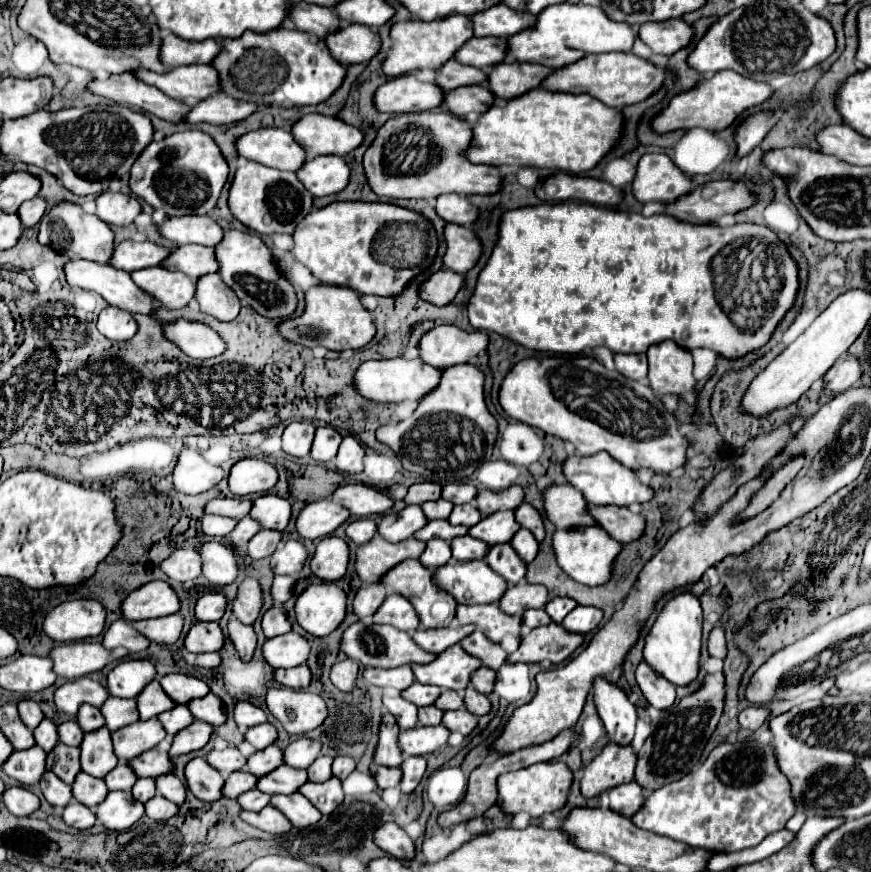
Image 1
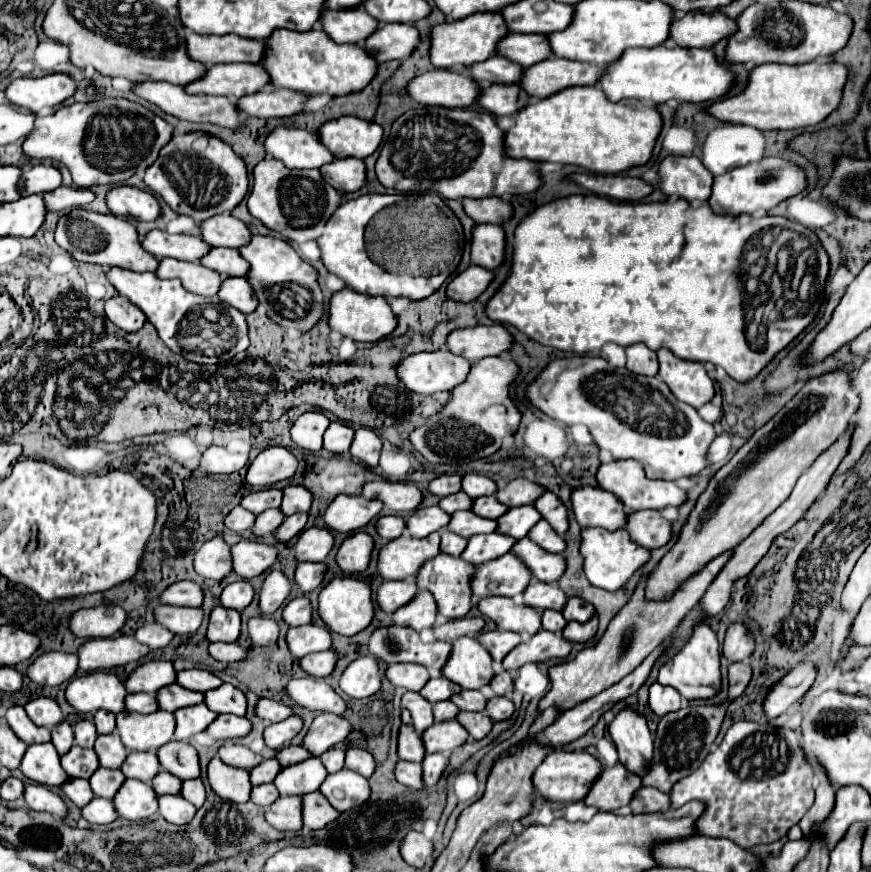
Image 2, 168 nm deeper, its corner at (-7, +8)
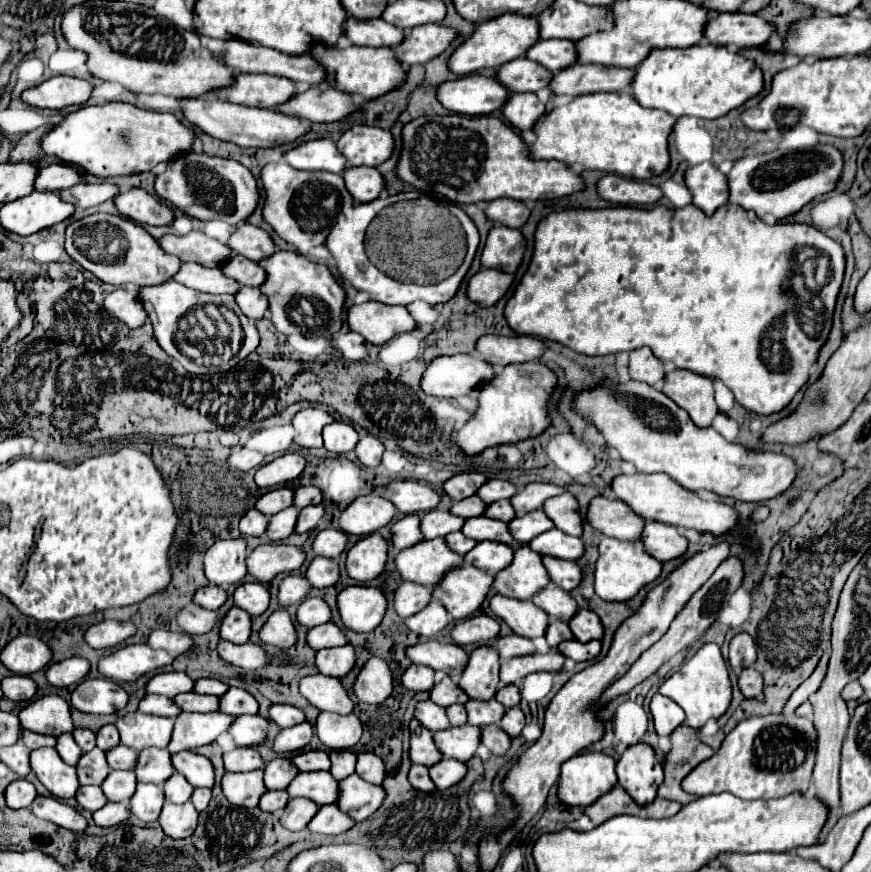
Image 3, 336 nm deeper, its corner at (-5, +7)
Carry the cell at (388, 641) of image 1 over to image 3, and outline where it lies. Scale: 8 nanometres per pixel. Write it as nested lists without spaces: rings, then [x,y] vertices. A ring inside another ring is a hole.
[[[424,641],[414,647],[408,647],[406,655],[416,665],[428,665],[434,671],[444,671],[454,681],[458,681],[464,673],[468,663],[468,653],[454,645],[454,643],[440,643],[440,641]]]

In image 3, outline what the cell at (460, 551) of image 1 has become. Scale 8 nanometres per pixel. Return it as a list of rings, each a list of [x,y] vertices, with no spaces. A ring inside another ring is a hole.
[[[482,541],[470,553],[464,555],[464,563],[474,565],[488,573],[498,573],[500,569],[506,569],[512,563],[512,559],[514,559],[512,547],[494,541]]]

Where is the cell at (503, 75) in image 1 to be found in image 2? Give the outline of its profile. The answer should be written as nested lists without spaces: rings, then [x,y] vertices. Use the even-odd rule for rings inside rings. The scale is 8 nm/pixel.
[[[550,56],[538,64],[524,68],[518,84],[532,98],[546,98],[568,86],[596,84],[600,74],[602,66]]]

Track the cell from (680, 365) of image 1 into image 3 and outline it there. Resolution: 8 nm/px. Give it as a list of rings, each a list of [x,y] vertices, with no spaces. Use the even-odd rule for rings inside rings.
[[[672,369],[664,379],[664,395],[668,395],[678,407],[688,411],[696,427],[710,427],[718,415],[714,401],[712,381],[692,371]]]

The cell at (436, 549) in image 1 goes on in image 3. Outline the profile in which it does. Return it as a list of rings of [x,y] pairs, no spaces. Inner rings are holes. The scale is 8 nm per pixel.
[[[456,531],[456,533],[450,533],[448,537],[446,537],[446,543],[448,543],[448,547],[450,549],[454,549],[456,553],[460,553],[460,555],[466,555],[478,541],[474,541],[474,539],[470,539],[470,537],[466,537],[464,533],[460,533],[460,531]]]

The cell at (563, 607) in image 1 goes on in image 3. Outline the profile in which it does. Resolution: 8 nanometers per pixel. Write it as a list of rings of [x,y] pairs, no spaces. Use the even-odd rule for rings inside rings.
[[[580,609],[576,613],[576,617],[572,617],[572,623],[568,623],[568,625],[580,643],[588,643],[594,639],[602,641],[602,637],[604,637],[604,629],[602,629],[598,615],[588,609]]]

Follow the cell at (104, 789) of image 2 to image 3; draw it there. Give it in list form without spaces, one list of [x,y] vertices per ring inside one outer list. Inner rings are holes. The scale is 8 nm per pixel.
[[[112,771],[108,781],[102,785],[108,801],[128,801],[136,791],[136,773],[134,771]]]

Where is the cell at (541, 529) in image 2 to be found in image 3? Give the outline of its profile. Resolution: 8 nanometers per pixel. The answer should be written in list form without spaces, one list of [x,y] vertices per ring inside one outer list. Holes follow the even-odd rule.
[[[552,529],[548,533],[542,533],[540,537],[530,541],[530,547],[540,555],[550,555],[558,559],[570,559],[576,561],[584,555],[584,543],[578,537],[570,537],[562,533],[560,529]]]

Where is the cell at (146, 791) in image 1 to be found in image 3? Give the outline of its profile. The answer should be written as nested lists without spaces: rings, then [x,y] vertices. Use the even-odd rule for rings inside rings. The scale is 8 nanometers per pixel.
[[[174,773],[172,779],[168,783],[164,783],[164,795],[166,795],[166,801],[170,801],[170,803],[178,803],[178,805],[186,803],[192,797],[192,791],[194,791],[194,787],[180,773]]]

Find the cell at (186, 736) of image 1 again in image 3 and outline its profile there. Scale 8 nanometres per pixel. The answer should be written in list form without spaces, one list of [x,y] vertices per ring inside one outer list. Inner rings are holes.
[[[244,715],[236,717],[236,725],[232,725],[230,735],[240,747],[264,745],[268,739],[268,719],[260,715]]]

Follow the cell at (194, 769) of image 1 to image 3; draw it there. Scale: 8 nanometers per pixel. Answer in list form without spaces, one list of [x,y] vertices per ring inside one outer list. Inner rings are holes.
[[[256,769],[252,773],[226,773],[222,777],[222,791],[234,805],[256,807],[266,791],[264,769]]]

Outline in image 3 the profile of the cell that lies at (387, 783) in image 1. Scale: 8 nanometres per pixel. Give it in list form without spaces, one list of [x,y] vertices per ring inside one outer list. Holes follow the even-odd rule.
[[[412,765],[408,779],[420,791],[434,791],[436,789],[436,785],[432,783],[432,779],[428,775],[428,767],[424,767],[424,765]]]

